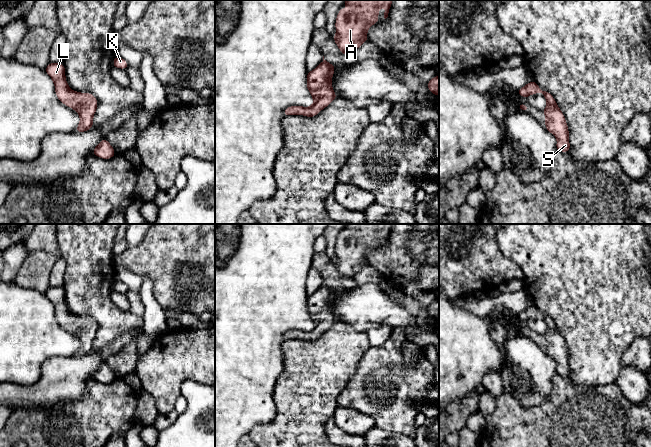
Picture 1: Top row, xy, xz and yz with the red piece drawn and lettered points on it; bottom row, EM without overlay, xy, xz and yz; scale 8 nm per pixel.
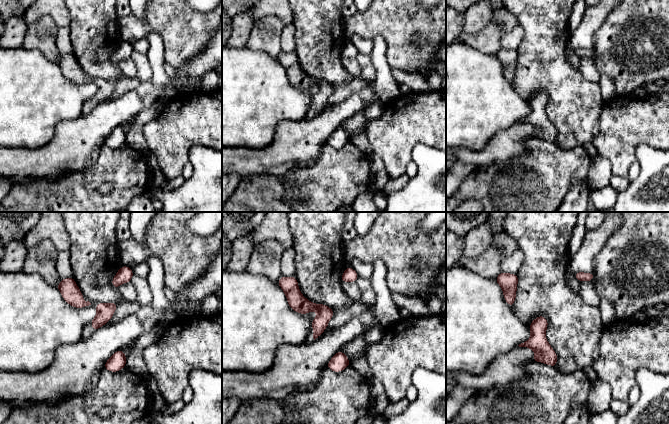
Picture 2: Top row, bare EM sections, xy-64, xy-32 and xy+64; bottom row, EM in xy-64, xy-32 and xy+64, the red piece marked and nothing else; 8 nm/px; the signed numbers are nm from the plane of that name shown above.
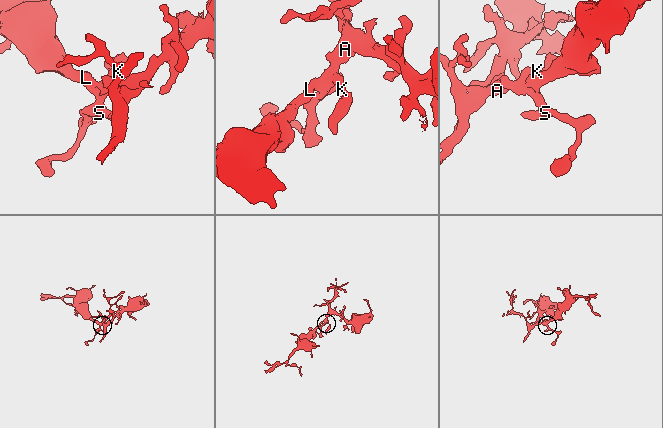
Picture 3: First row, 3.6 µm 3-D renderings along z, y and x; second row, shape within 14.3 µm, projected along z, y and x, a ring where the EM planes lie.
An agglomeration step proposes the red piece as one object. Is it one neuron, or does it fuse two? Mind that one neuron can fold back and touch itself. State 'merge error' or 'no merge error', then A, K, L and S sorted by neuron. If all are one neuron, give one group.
no merge error; A K L S

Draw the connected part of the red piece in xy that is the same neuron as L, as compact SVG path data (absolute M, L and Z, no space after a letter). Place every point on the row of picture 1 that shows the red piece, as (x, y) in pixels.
M49 63L45 71L54 82L57 98L79 114L80 123L75 131L81 133L91 129L98 106L95 96L91 93L81 93L70 89L66 81L63 63Z

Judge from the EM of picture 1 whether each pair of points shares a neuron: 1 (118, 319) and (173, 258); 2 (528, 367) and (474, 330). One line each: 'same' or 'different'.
1: different
2: different

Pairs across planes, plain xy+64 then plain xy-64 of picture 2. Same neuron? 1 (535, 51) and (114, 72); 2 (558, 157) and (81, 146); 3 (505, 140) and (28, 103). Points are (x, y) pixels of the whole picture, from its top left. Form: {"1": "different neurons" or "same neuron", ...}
{"1": "same neuron", "2": "different neurons", "3": "different neurons"}

